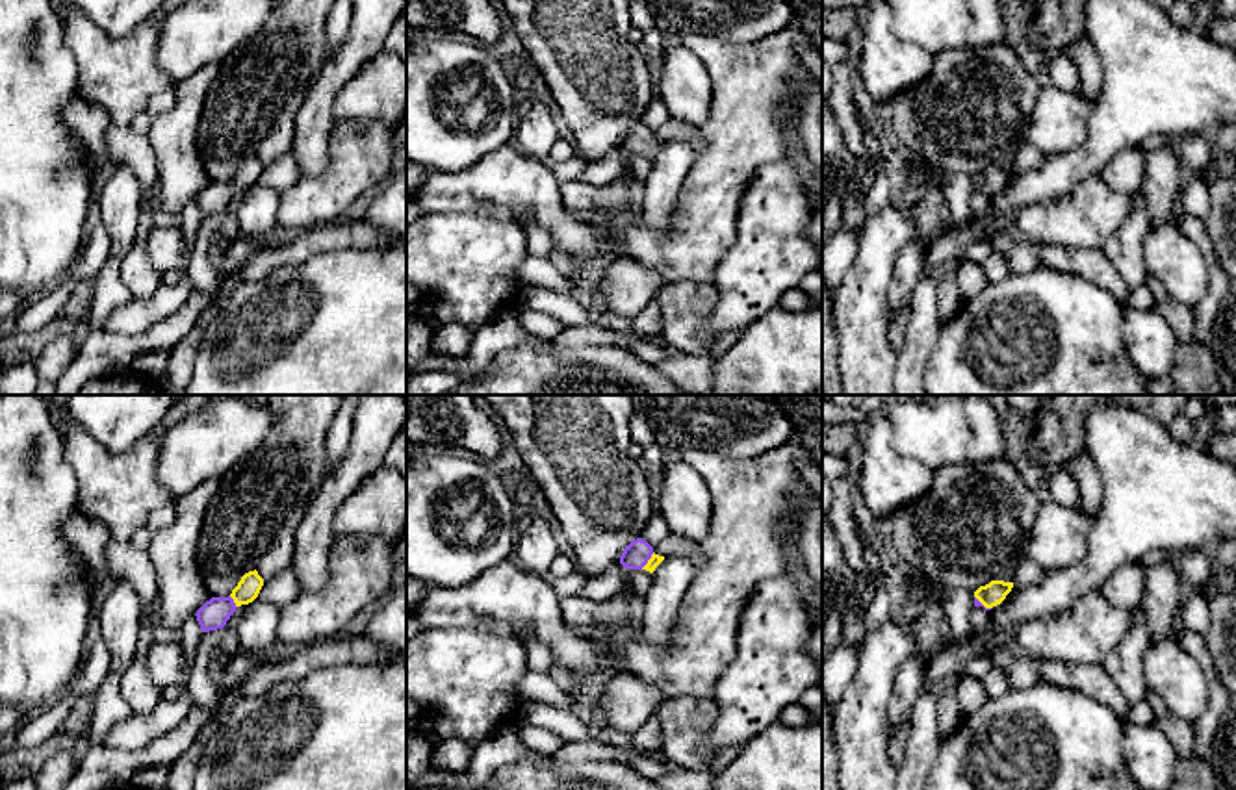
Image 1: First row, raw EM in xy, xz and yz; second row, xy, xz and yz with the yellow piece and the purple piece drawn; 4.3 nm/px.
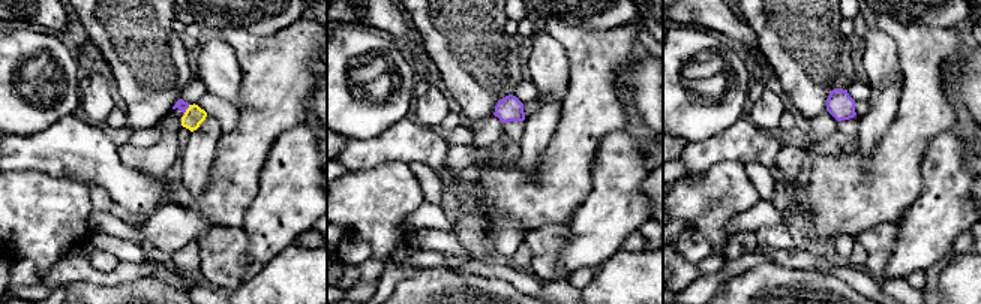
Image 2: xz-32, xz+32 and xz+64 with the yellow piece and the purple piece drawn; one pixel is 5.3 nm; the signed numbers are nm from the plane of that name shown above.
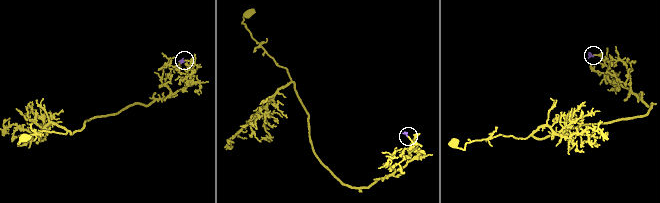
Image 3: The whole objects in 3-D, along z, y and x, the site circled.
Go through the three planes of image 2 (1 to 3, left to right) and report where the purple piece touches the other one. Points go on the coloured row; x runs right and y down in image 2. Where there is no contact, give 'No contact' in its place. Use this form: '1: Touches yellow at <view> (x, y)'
1: Touches yellow at xz-32 (186, 111)
2: No contact
3: No contact

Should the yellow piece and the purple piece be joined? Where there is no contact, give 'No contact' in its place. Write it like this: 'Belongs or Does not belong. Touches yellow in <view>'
Belongs. Touches yellow in xz

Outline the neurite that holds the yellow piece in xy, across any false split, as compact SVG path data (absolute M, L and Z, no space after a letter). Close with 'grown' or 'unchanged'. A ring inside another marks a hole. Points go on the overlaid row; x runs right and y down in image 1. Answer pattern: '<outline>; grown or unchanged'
M249 571L241 577L228 597L212 597L197 610L197 621L202 632L217 631L226 625L238 606L252 603L264 586L258 571Z; grown

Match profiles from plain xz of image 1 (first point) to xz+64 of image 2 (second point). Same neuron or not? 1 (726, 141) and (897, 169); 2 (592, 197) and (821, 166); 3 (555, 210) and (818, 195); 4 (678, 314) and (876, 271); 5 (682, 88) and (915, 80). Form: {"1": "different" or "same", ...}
{"1": "same", "2": "different", "3": "different", "4": "same", "5": "different"}

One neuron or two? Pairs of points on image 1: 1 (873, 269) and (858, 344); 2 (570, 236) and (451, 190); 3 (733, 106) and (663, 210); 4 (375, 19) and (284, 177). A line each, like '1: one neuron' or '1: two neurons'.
1: one neuron
2: one neuron
3: two neurons
4: two neurons

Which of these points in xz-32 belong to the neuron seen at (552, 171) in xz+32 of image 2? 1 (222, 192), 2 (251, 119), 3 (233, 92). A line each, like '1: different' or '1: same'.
1: same
2: same
3: different

